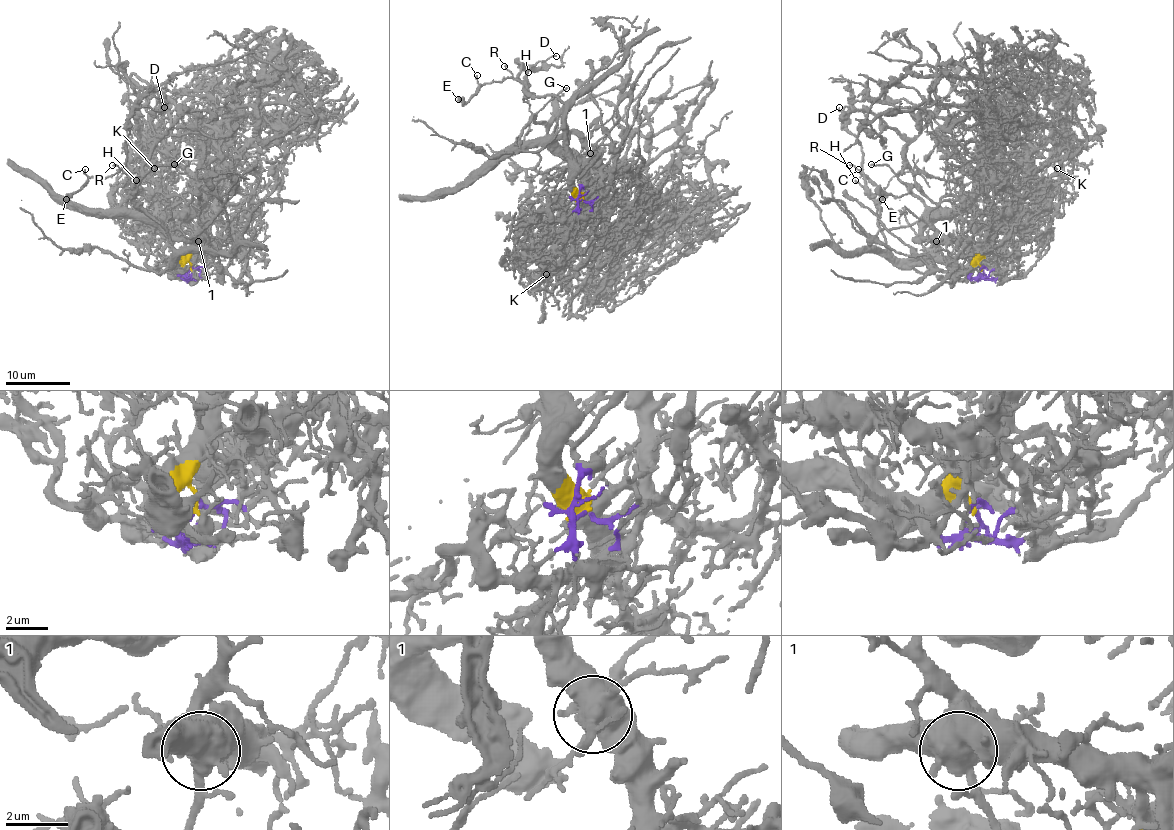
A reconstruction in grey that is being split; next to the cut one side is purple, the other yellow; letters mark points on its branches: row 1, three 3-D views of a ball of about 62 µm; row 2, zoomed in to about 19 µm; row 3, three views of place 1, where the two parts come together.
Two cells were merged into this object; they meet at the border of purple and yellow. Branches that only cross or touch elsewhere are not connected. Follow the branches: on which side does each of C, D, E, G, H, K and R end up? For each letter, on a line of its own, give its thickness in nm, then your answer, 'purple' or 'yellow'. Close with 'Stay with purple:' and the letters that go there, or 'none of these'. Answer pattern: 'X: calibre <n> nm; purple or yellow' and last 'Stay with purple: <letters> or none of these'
C: calibre 190 nm; yellow
D: calibre 180 nm; yellow
E: calibre 500 nm; yellow
G: calibre 170 nm; purple
H: calibre 170 nm; yellow
K: calibre 200 nm; purple
R: calibre 130 nm; yellow
Stay with purple: G, K

